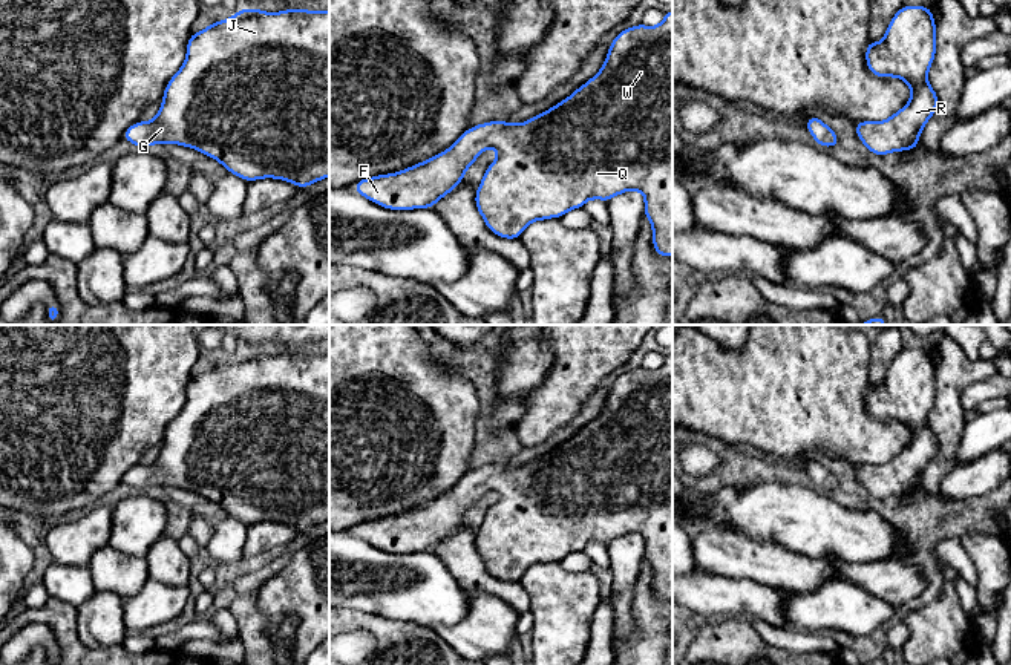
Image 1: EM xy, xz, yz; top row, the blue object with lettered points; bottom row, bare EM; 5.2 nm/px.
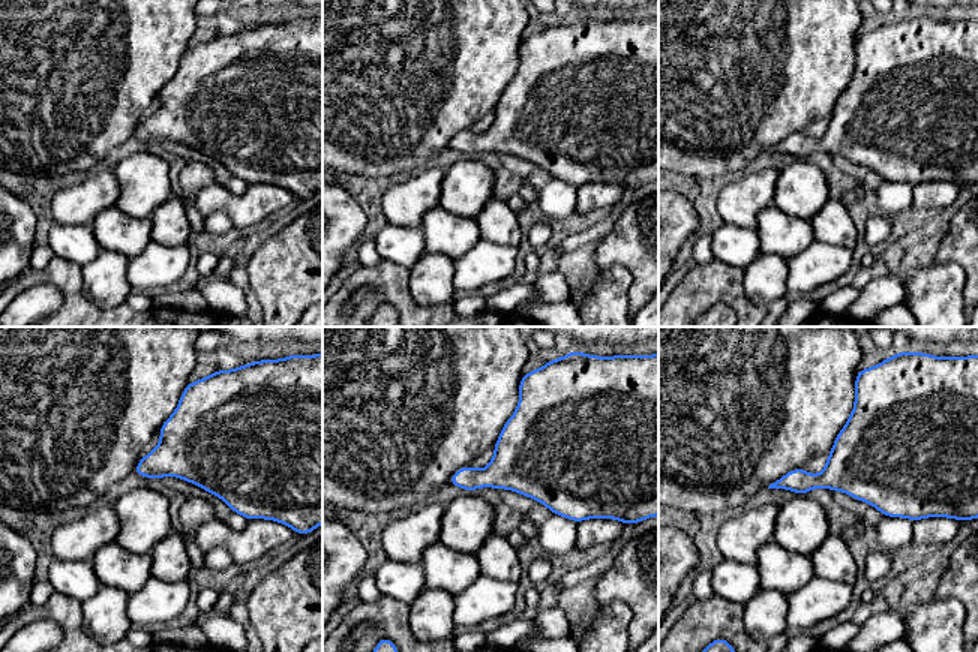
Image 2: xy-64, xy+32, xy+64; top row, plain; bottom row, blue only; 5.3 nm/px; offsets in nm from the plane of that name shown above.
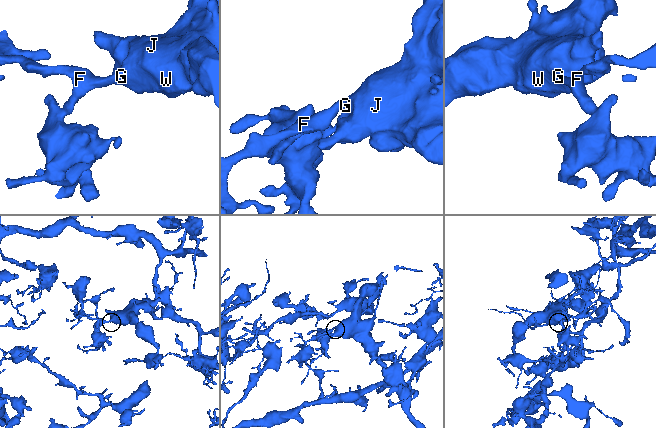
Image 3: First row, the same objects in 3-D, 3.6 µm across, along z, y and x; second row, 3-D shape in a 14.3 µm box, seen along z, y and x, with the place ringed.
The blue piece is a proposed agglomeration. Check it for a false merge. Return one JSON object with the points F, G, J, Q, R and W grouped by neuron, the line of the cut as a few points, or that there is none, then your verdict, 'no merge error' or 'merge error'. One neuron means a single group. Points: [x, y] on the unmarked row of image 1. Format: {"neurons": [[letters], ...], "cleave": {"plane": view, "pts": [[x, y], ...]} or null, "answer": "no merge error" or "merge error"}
{"neurons": [["F", "G", "J", "Q", "R", "W"]], "cleave": null, "answer": "no merge error"}

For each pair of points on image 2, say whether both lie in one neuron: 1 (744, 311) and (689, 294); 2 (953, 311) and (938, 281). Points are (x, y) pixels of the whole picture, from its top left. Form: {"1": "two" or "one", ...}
{"1": "one", "2": "one"}

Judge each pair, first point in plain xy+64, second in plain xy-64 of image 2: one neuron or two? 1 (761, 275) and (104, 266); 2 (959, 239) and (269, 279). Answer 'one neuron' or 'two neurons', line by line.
1: one neuron
2: one neuron

